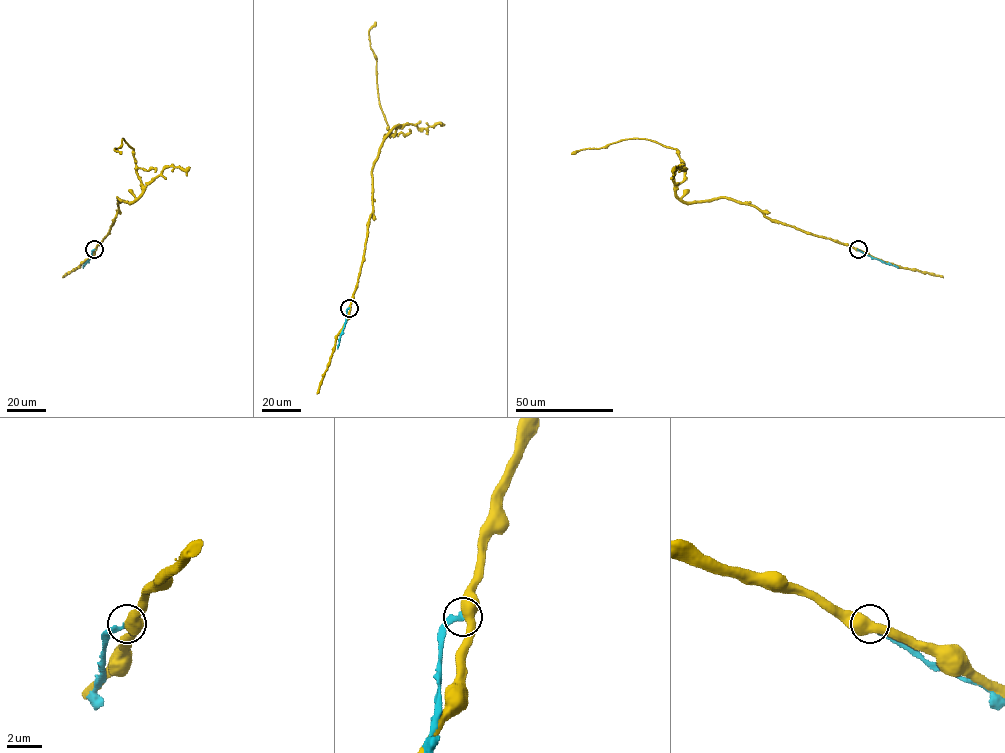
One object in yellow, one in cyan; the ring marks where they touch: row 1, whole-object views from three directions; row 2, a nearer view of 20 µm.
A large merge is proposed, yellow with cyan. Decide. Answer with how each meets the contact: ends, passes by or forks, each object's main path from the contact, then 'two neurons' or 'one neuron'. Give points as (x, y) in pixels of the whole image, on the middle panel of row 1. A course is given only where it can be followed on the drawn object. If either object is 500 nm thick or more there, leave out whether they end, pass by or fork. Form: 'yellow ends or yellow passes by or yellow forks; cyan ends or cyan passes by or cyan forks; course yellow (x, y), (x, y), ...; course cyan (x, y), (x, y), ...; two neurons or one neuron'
course yellow (349, 308), (372, 211), (374, 161), (384, 137), (397, 129), (390, 134), (379, 101), (369, 32), (376, 21); course cyan (349, 308), (337, 348); two neurons

